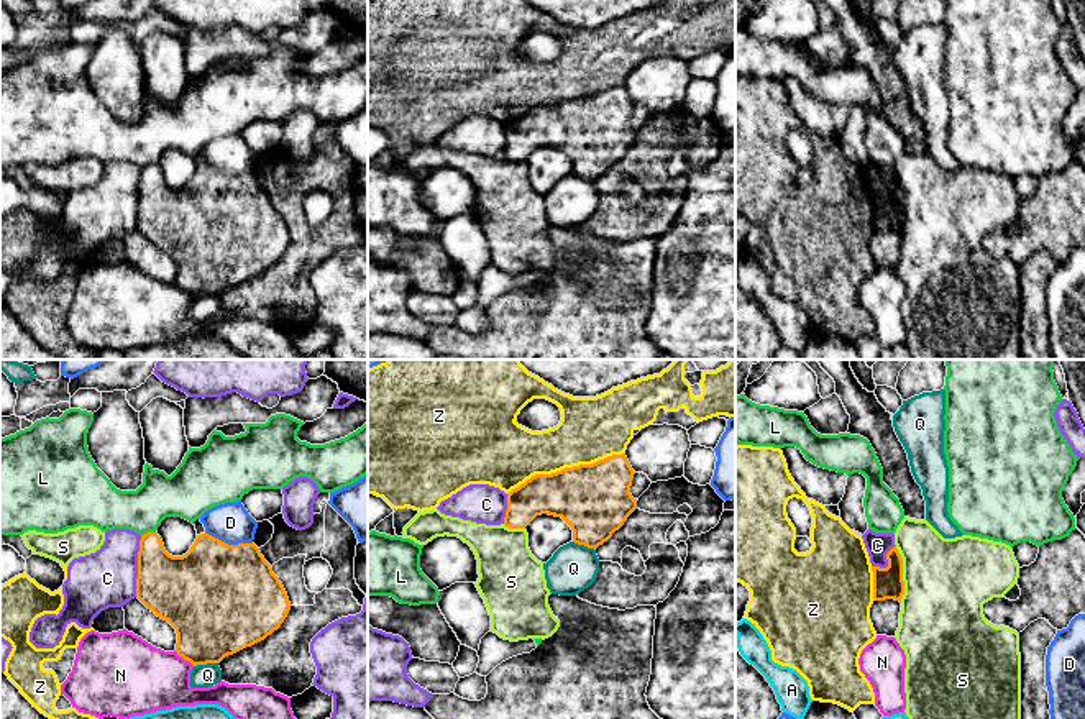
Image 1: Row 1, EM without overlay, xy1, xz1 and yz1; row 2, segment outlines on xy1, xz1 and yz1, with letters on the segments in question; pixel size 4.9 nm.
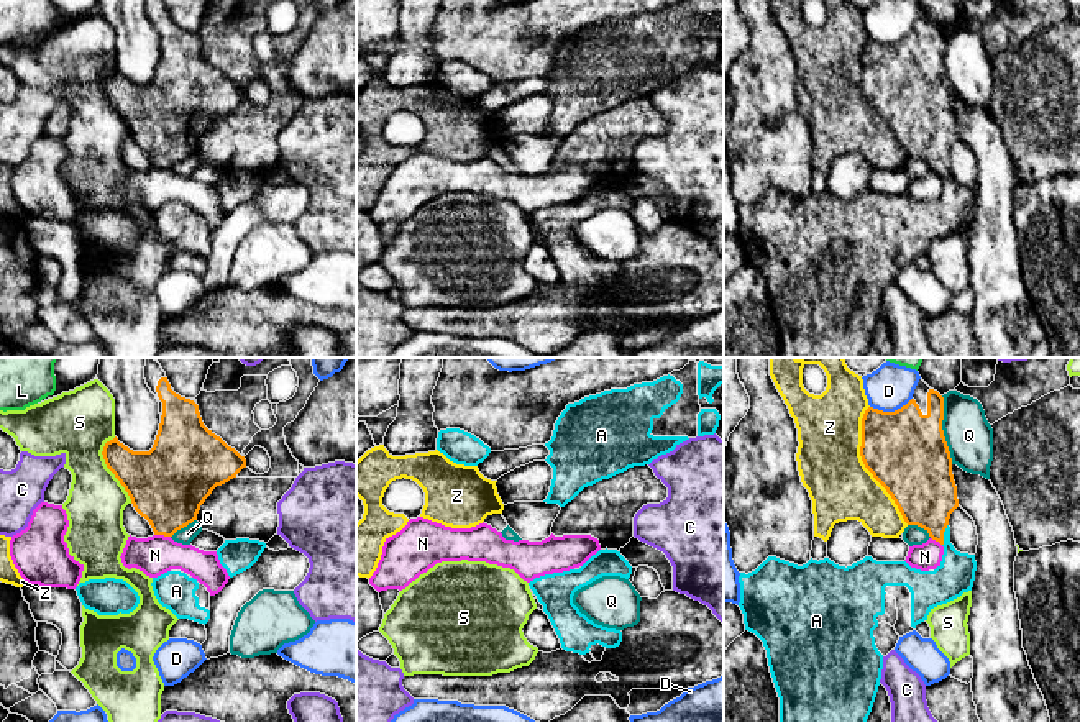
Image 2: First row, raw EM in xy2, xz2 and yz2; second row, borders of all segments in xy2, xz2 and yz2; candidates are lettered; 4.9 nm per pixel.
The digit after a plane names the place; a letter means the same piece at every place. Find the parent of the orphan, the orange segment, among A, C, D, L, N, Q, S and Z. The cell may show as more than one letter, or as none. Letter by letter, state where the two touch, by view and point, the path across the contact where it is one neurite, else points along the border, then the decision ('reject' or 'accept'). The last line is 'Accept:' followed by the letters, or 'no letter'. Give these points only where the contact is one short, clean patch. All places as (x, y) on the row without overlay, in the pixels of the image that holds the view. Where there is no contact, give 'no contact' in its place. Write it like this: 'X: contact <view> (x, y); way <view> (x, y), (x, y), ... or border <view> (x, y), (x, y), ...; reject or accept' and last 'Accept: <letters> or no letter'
A: contact yz2 (942, 168); way yz2 (924, 123), (942, 168), (956, 199), (956, 207); accept
C: contact xy1 (138, 199); border xy1 (141, 168), (135, 228); reject
D: contact xy1 (227, 176); border xy1 (206, 164), (228, 176), (251, 176); reject
L: contact xy1 (148, 164); border xy1 (155, 163), (141, 168); reject
N: contact xy1 (184, 291); border xy1 (174, 283), (194, 297); reject
Q: contact yz2 (942, 63); reject
S: contact xy2 (109, 100); reject
Z: contact xz1 (565, 100); reject
Accept: A

